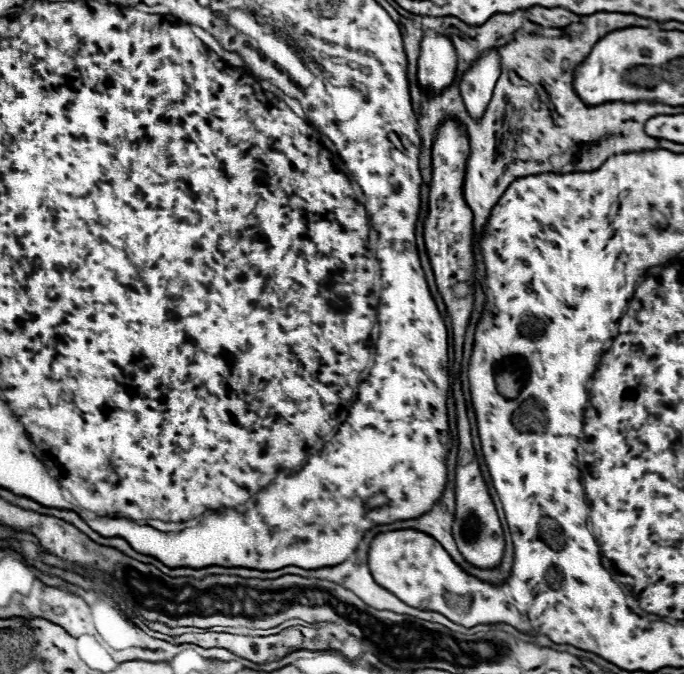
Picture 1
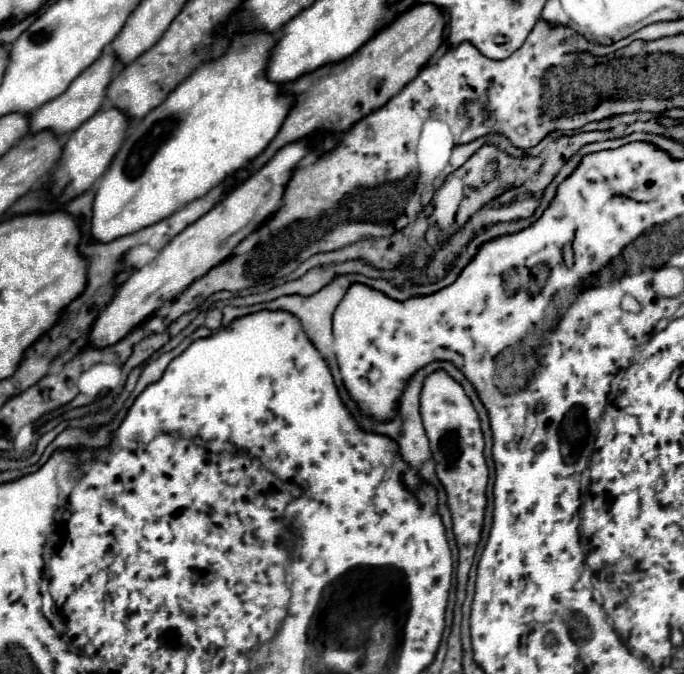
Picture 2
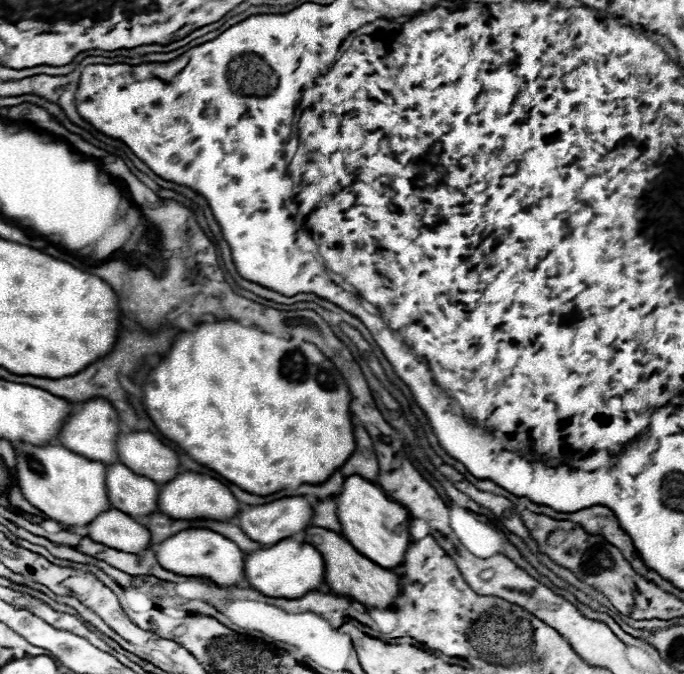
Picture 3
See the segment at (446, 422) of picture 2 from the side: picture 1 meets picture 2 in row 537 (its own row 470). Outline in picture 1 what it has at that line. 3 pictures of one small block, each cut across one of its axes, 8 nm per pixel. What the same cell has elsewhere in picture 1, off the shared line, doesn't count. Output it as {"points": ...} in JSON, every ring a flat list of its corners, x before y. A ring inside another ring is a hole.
{"points":[[462,392,454,394,456,398,456,412,458,412,458,440,460,440,460,452,456,462,456,514,452,524,454,540,462,552,462,556,478,566,478,568,494,568,500,564,502,552,504,552,504,530,498,520,494,502,488,494,486,482,480,472,480,464,472,446,472,434,470,434,470,422,466,418,466,406]]}

